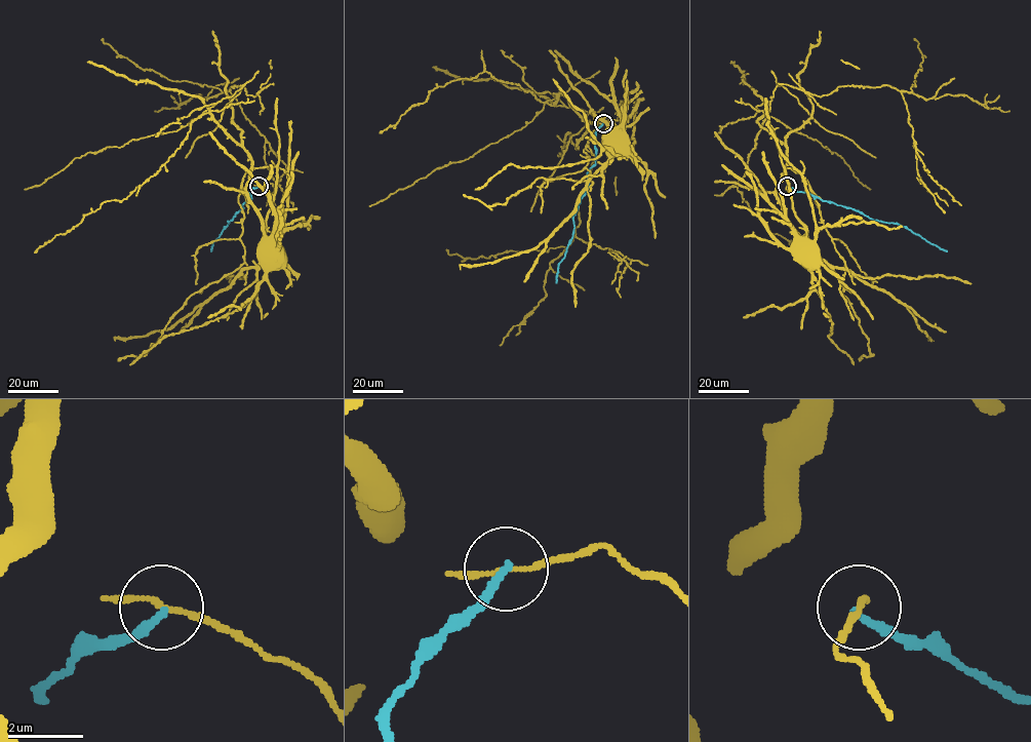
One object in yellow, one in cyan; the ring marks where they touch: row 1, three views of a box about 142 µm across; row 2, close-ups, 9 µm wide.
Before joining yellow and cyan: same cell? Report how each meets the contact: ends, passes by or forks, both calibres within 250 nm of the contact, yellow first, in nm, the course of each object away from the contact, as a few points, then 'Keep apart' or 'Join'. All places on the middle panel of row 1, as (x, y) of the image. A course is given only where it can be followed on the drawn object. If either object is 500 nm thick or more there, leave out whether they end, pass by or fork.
At the ring yellow passes by. At the ring cyan ends. Thickness 120 nm (yellow) against 220 nm. Course of yellow: (603, 123), (610, 121), (619, 126), (606, 142), (610, 142). Course of cyan: (603, 123), (595, 132), (595, 163), (587, 172), (588, 189), (573, 216), (573, 233), (559, 264), (556, 283). Keep apart

